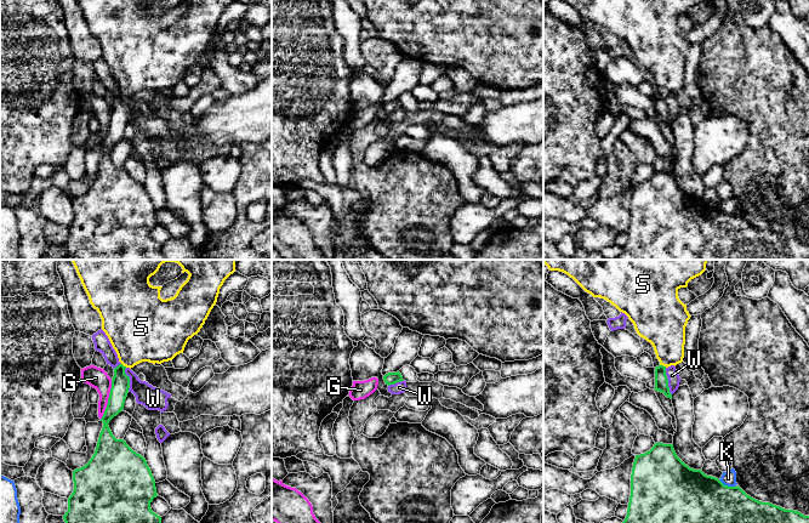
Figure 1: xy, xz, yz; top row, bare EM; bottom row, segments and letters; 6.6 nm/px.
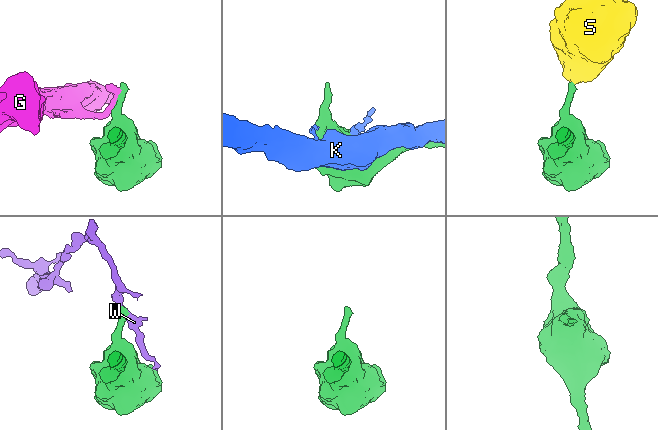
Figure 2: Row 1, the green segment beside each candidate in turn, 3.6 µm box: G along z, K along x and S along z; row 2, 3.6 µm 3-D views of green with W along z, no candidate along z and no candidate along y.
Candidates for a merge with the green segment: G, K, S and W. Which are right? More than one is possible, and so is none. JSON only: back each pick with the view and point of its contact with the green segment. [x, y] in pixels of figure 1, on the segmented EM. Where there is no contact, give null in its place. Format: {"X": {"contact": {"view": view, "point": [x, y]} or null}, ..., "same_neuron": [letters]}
{"S": {"contact": {"view": "yz", "point": [662, 365]}}, "same_neuron": ["S"]}

